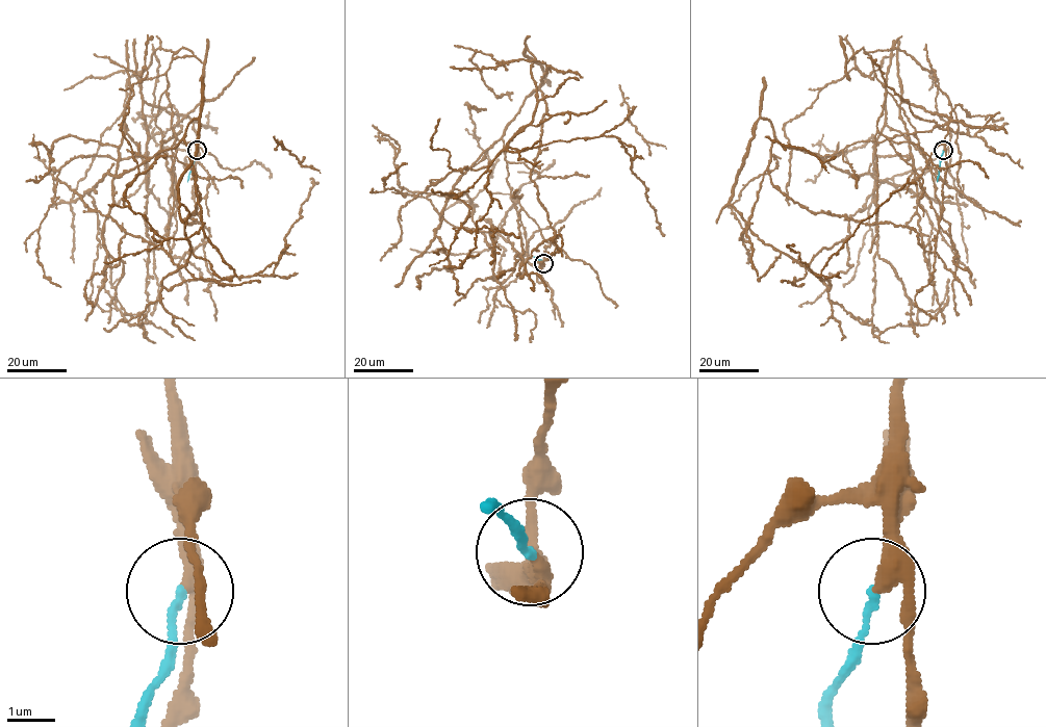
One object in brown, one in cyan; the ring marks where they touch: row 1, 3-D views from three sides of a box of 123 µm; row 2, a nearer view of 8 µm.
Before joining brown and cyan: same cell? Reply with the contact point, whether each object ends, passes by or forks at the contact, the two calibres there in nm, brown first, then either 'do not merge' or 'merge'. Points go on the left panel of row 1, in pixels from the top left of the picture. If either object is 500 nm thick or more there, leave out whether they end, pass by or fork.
place (197, 150); brown passes by; cyan ends; calibres 280 and 160 nm; do not merge

